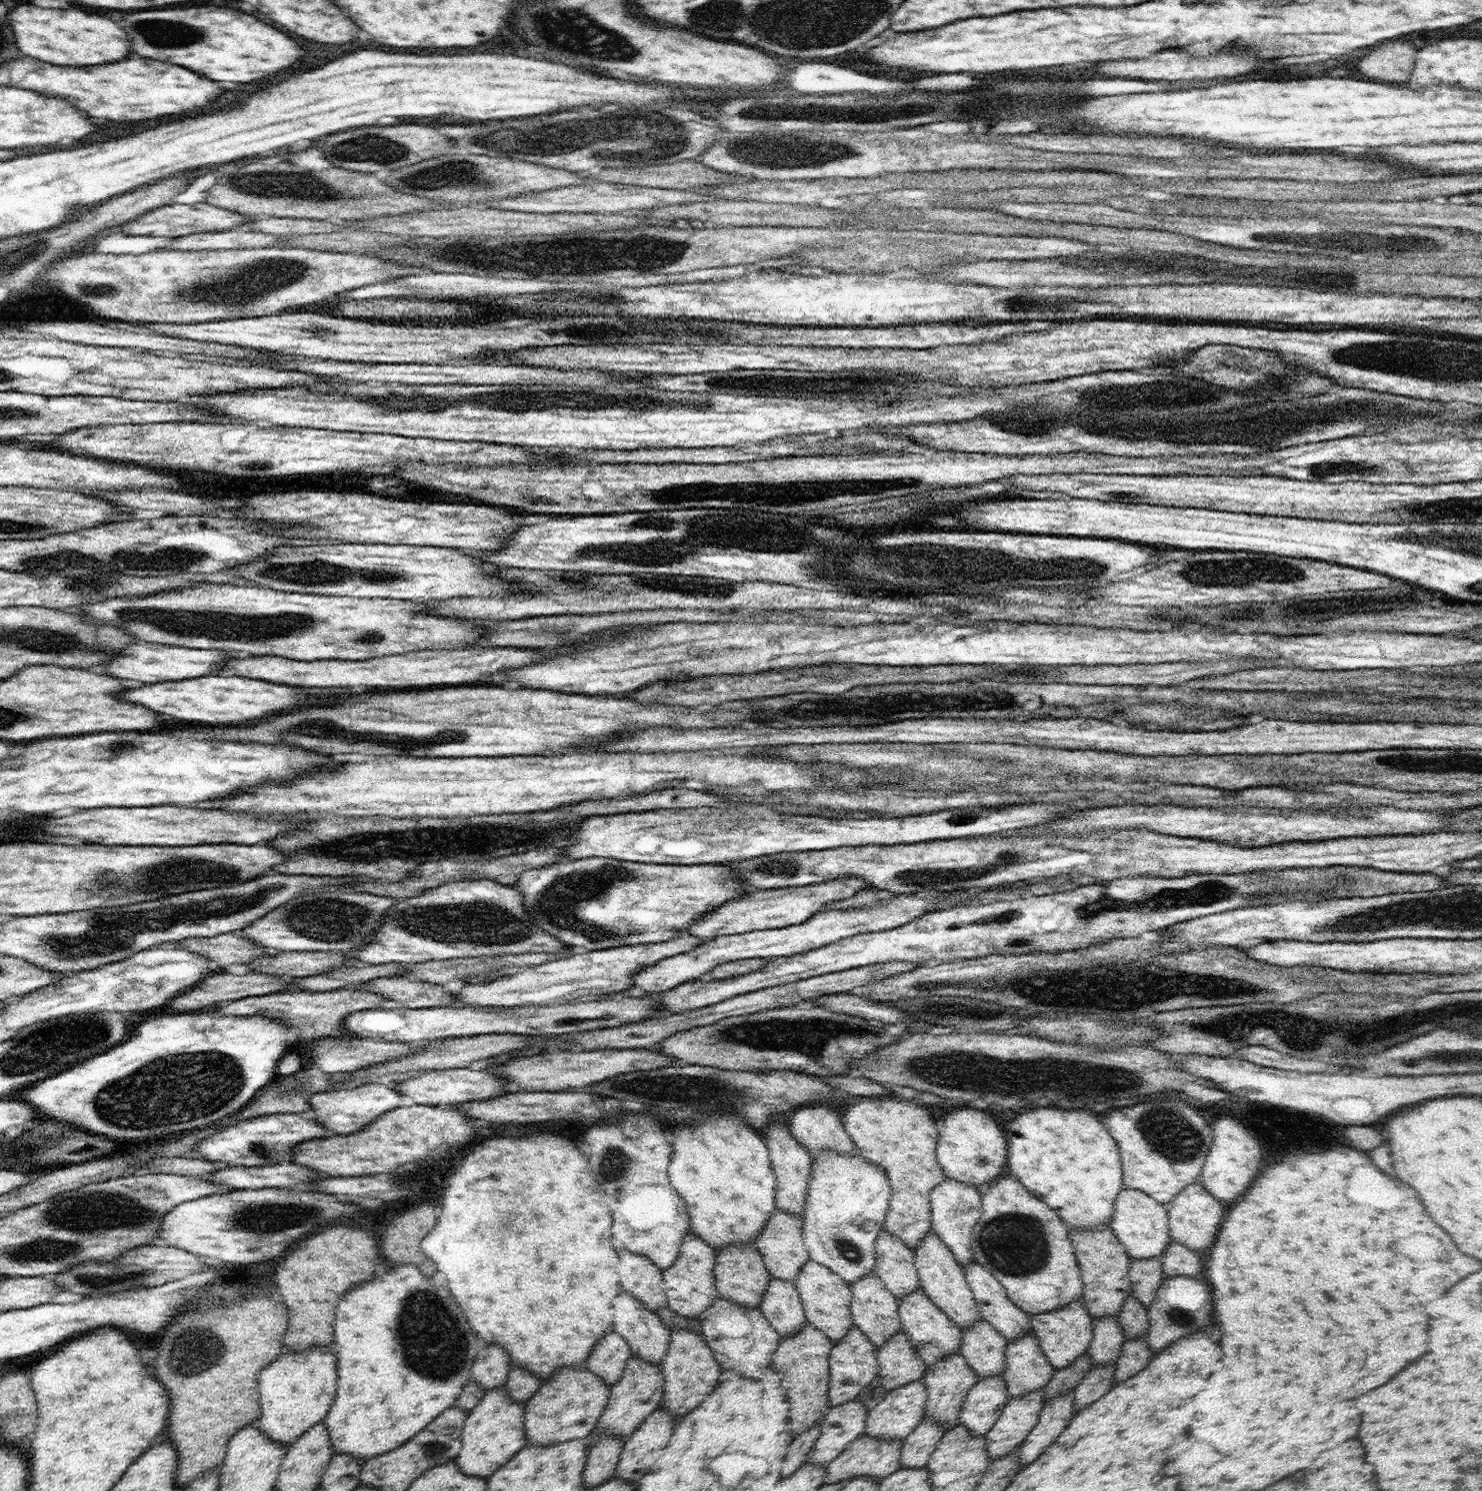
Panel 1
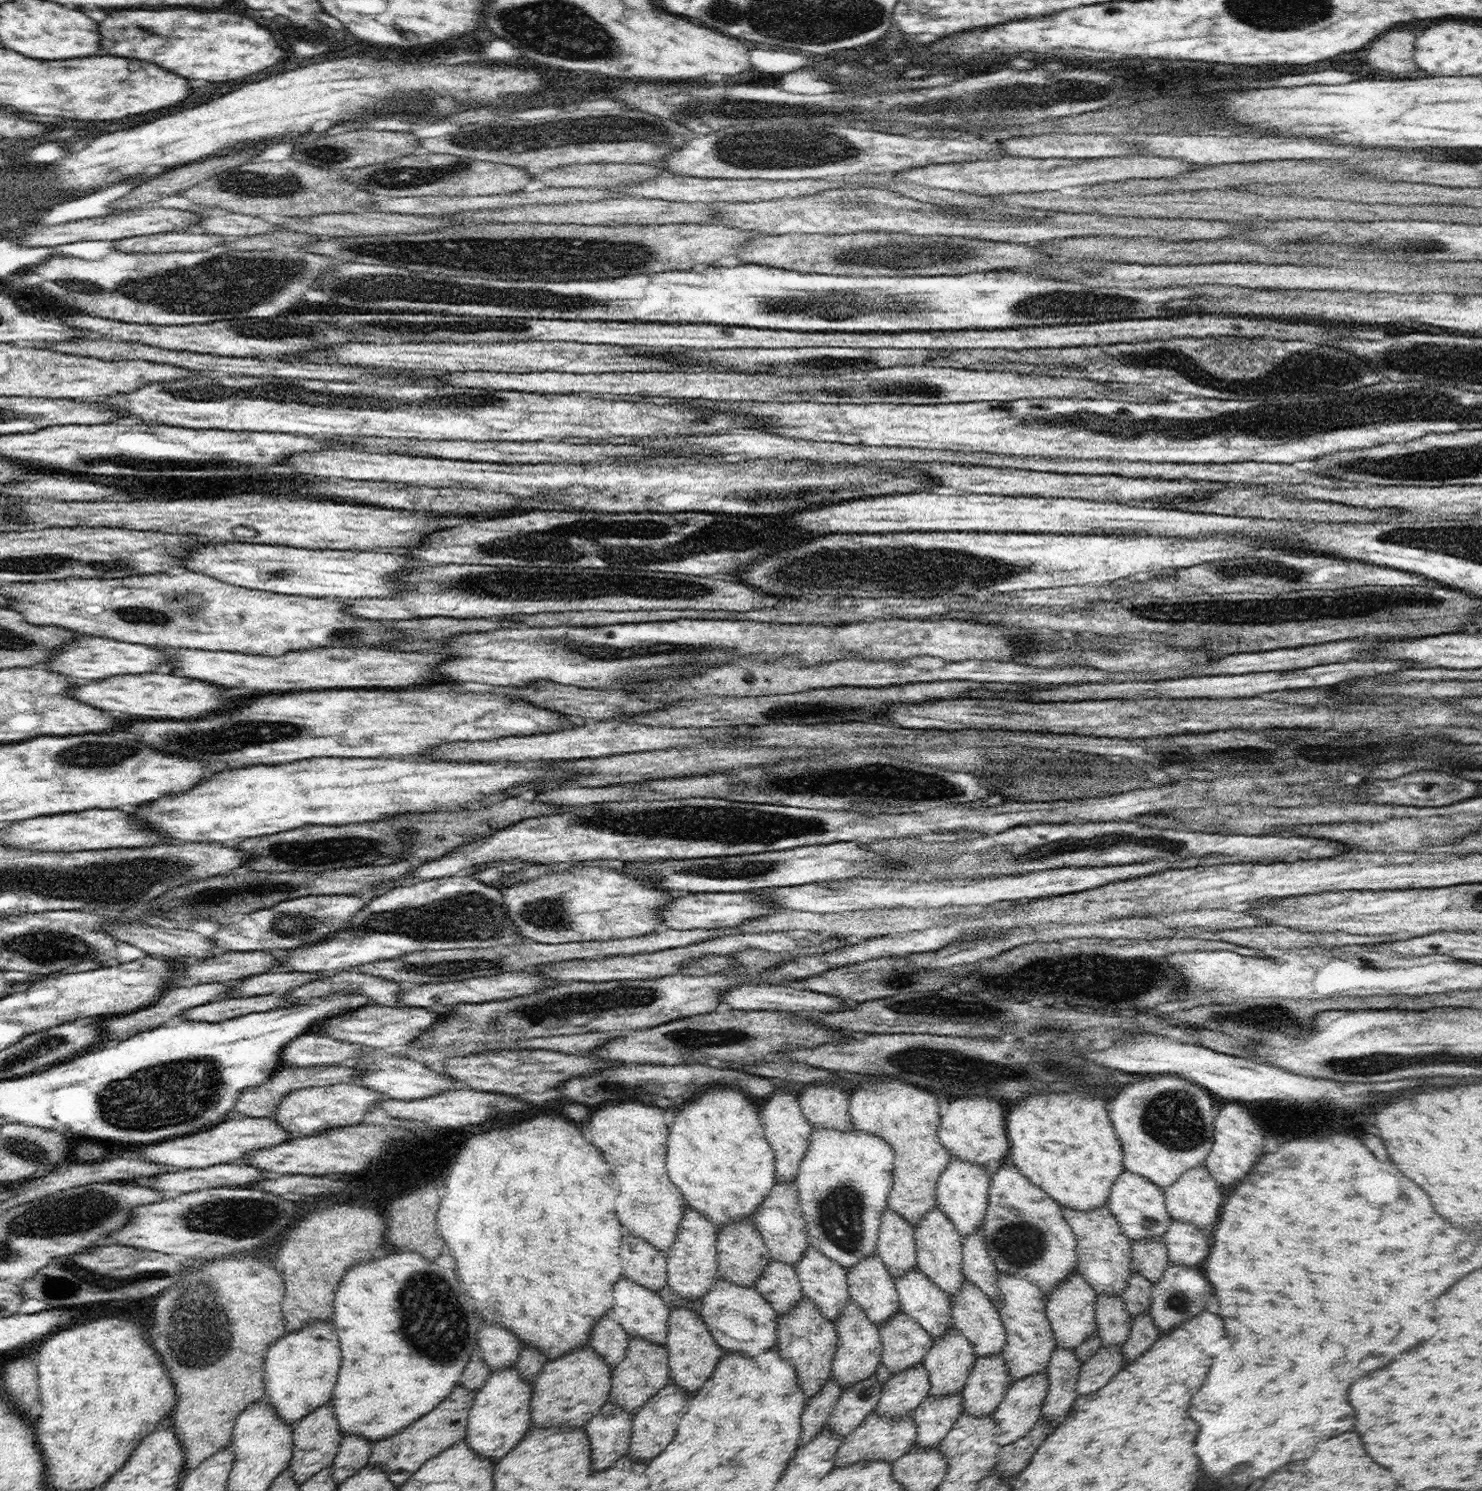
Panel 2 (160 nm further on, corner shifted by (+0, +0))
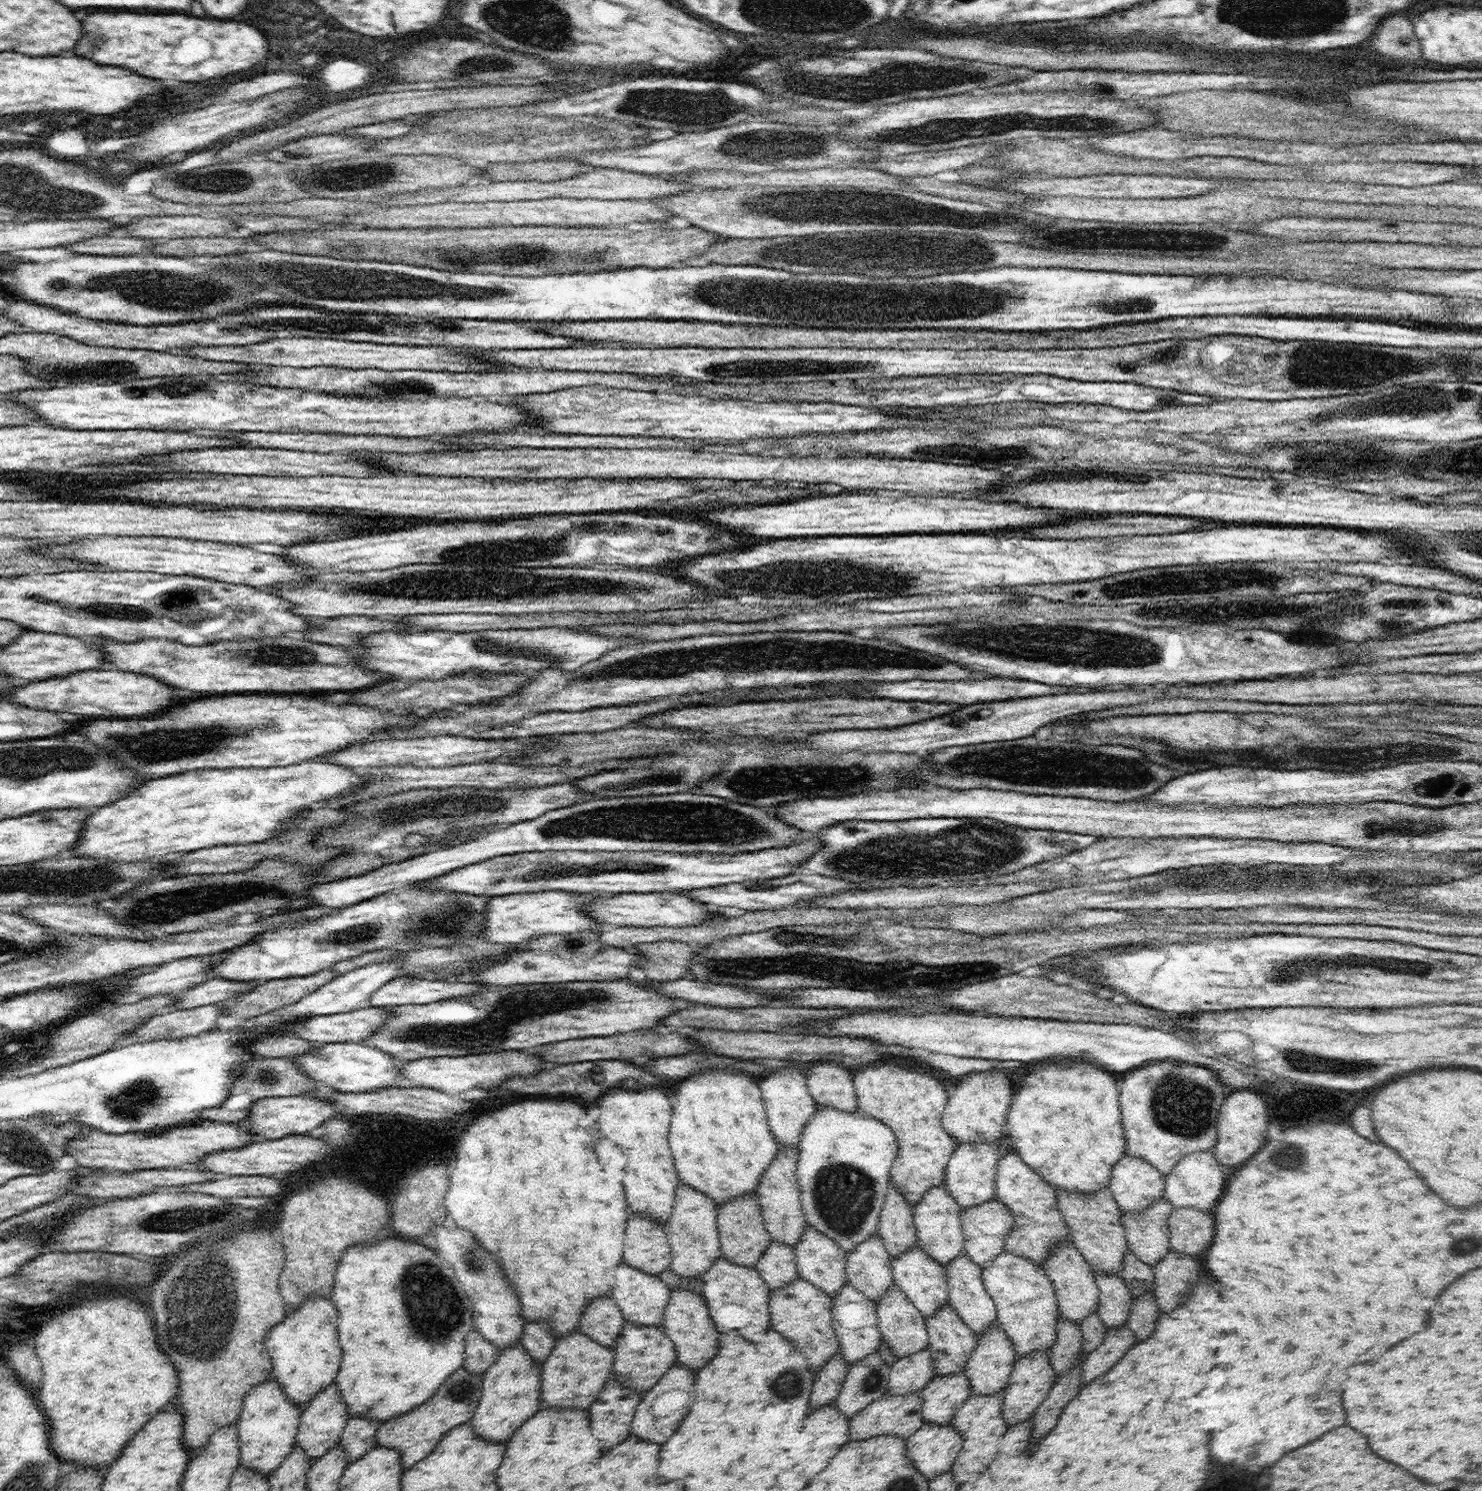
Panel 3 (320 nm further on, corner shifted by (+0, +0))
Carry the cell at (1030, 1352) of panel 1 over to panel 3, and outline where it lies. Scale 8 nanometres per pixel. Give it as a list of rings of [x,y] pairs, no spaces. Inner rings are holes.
[[[1002,1251],[992,1260],[992,1264],[983,1268],[981,1273],[986,1292],[992,1297],[997,1310],[997,1323],[1012,1340],[1018,1358],[1032,1351],[1050,1349],[1057,1339],[1056,1326],[1059,1319],[1059,1310],[1056,1287],[1048,1278],[1045,1269],[1024,1257]]]

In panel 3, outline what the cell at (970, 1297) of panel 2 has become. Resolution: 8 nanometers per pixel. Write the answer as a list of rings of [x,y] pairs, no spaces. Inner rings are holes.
[[[965,1252],[947,1264],[949,1303],[977,1335],[997,1322],[997,1310],[983,1285],[981,1271]]]

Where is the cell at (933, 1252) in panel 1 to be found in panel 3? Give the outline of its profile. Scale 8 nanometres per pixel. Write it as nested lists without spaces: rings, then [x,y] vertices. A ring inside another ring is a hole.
[[[944,1185],[930,1188],[913,1207],[913,1221],[917,1230],[917,1244],[933,1259],[947,1268],[960,1253],[964,1252],[964,1233],[961,1223],[961,1206],[949,1194]]]

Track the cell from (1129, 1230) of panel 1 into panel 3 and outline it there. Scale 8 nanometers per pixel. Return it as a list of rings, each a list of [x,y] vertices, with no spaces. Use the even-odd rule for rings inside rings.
[[[1124,1153],[1109,1182],[1122,1213],[1139,1213],[1163,1196],[1165,1176],[1147,1160]]]

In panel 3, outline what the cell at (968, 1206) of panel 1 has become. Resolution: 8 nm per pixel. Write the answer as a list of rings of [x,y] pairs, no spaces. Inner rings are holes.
[[[998,1139],[991,1143],[960,1143],[945,1168],[944,1188],[956,1199],[961,1210],[996,1198],[996,1173],[999,1159],[1006,1149]]]

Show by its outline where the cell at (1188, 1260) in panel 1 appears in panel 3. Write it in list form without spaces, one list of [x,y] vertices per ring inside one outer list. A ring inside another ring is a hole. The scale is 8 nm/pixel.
[[[1194,1207],[1173,1209],[1168,1217],[1171,1250],[1200,1257],[1202,1250],[1210,1248],[1216,1232],[1214,1222],[1212,1211],[1201,1211]]]

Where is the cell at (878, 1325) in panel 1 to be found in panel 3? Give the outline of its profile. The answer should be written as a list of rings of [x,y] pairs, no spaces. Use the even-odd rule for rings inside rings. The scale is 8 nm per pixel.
[[[876,1233],[860,1243],[847,1256],[845,1275],[847,1281],[863,1292],[874,1304],[893,1284],[892,1258]]]

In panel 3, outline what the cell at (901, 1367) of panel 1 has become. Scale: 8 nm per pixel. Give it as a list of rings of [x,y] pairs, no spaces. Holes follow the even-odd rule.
[[[892,1285],[875,1307],[881,1336],[898,1359],[928,1348],[925,1318],[900,1287]]]

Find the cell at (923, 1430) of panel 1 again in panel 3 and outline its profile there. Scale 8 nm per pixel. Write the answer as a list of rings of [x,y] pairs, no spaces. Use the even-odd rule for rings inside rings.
[[[965,1369],[951,1375],[935,1375],[921,1392],[924,1422],[947,1425],[971,1395],[971,1382]]]

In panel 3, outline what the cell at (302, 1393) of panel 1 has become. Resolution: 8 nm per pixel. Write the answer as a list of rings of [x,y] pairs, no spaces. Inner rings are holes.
[[[310,1296],[299,1309],[291,1311],[272,1332],[268,1332],[265,1344],[272,1359],[272,1378],[280,1383],[285,1395],[301,1407],[314,1398],[322,1389],[332,1384],[340,1368],[342,1350],[336,1334],[338,1312],[334,1304],[324,1296]]]

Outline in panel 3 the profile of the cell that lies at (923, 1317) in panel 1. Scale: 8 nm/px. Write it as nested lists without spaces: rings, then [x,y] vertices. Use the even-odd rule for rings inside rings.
[[[918,1244],[892,1258],[891,1267],[893,1284],[904,1291],[904,1294],[916,1306],[925,1320],[949,1302],[947,1268],[933,1259],[926,1251],[923,1251],[923,1248]]]

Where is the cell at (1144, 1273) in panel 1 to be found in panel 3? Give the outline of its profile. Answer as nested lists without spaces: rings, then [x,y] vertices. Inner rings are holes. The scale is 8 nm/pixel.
[[[1162,1196],[1139,1213],[1121,1213],[1127,1248],[1149,1265],[1159,1263],[1171,1250],[1168,1217],[1173,1209]]]

